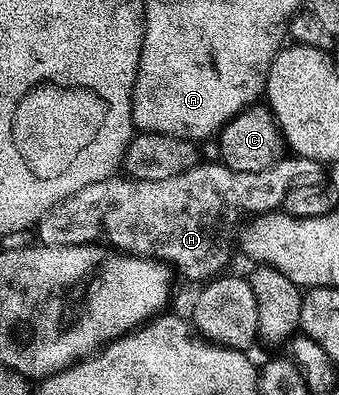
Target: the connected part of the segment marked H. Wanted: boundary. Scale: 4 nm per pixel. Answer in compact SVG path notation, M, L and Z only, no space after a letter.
M281 158L274 166L257 172L235 172L227 168L223 162L201 162L182 174L174 174L174 178L134 180L127 174L109 176L102 182L94 182L70 194L70 198L66 198L48 211L38 225L38 240L41 244L54 246L103 242L129 254L169 262L177 269L182 268L188 275L200 280L199 282L204 282L221 271L220 263L224 260L219 246L216 245L216 231L231 220L239 221L239 216L243 212L259 214L277 211L284 203L286 190L290 190L293 180L298 175L297 161L292 160Z

